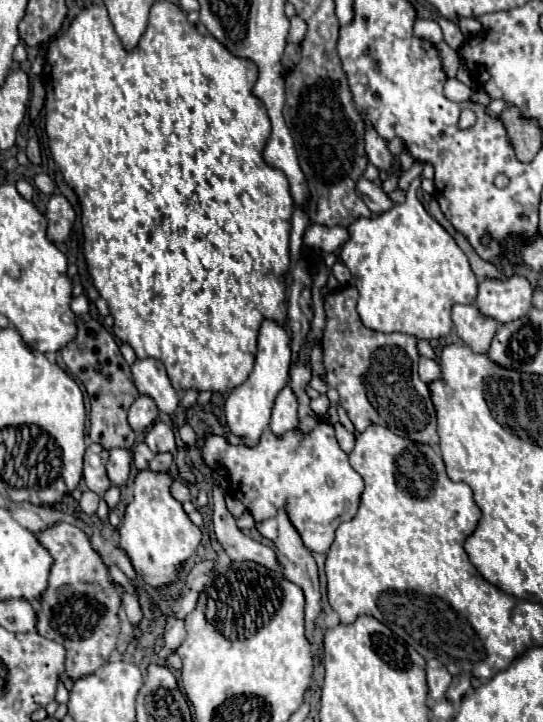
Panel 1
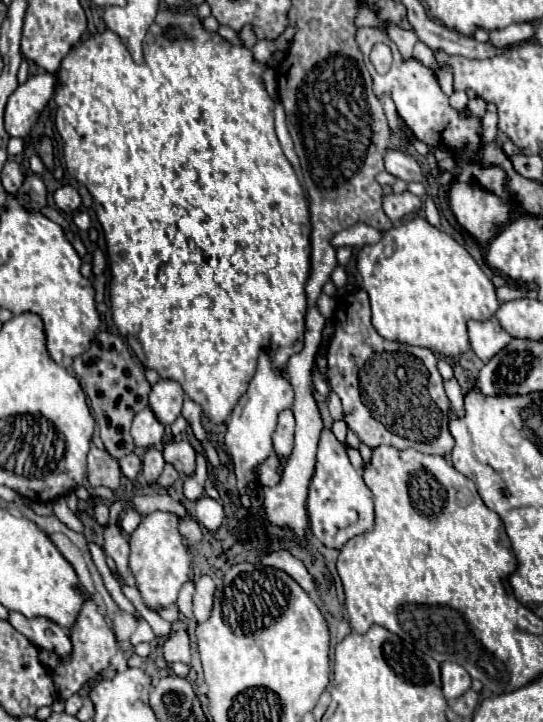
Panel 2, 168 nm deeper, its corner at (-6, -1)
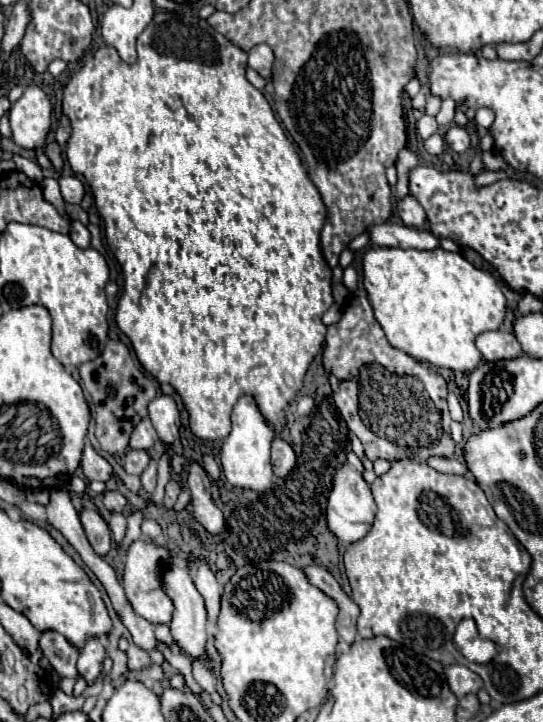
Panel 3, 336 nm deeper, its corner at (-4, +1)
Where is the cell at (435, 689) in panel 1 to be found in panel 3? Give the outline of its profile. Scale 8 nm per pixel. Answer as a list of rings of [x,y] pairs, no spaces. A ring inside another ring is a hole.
[[[449,665],[445,667],[447,683],[455,697],[463,697],[467,693],[477,693],[483,687],[483,681],[479,675],[475,675],[465,665]]]

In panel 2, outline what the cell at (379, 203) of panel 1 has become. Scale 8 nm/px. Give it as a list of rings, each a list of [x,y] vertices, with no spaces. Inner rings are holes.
[[[405,191],[405,193],[401,193],[401,195],[391,193],[391,195],[385,195],[385,197],[383,197],[383,209],[385,209],[387,217],[389,217],[393,223],[401,221],[403,217],[417,215],[417,213],[421,211],[421,207],[423,207],[421,199],[415,197],[415,195],[411,195],[409,191]]]

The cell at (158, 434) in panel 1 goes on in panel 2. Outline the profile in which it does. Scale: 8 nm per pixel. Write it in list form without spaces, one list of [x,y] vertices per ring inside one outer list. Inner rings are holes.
[[[171,441],[163,445],[163,457],[171,463],[179,473],[193,475],[195,473],[195,449],[189,441]]]

